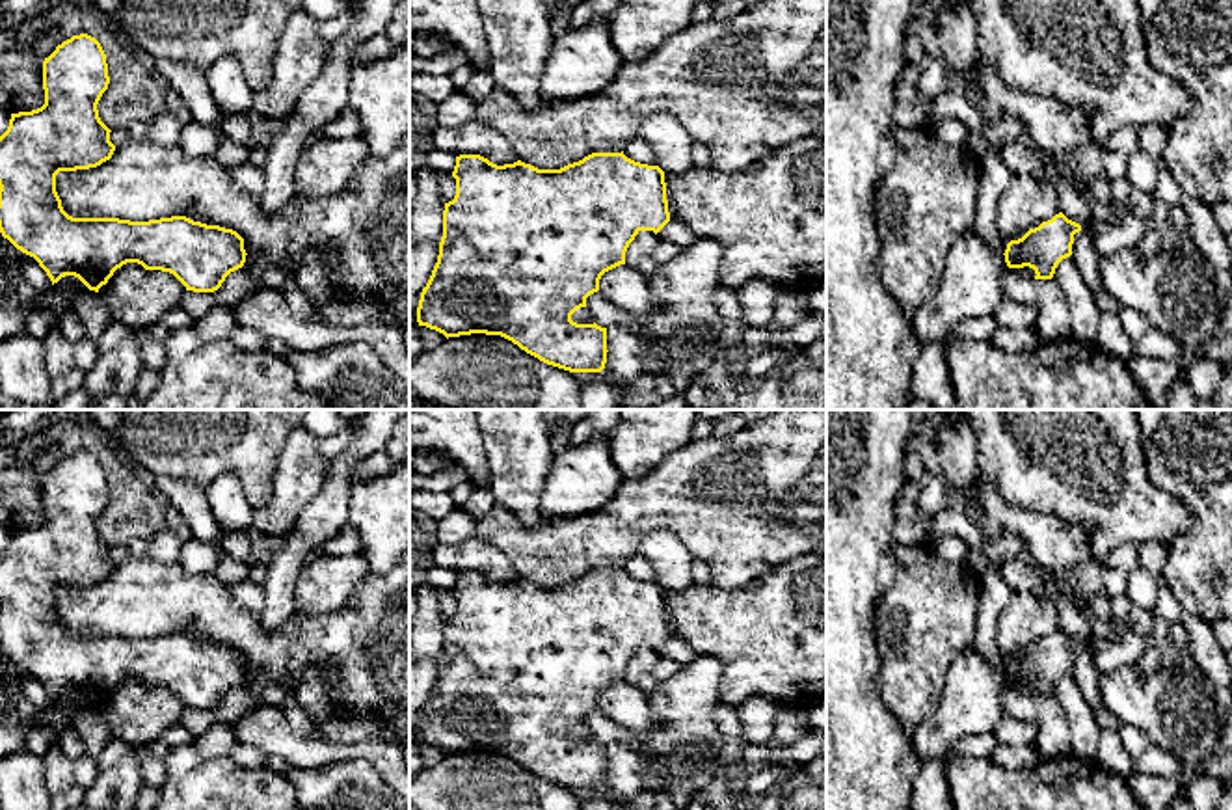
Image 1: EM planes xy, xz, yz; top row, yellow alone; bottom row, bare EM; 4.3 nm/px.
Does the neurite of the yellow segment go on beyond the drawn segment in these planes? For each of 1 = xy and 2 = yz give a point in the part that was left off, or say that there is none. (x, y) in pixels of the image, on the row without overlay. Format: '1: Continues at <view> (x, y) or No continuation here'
1: No continuation here
2: No continuation here

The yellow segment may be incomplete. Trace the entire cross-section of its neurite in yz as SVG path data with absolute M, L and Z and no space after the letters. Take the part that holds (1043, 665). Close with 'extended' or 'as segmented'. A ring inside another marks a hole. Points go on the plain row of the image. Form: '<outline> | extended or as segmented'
M1059 629L1022 655L1011 657L1003 670L1005 680L1009 685L1033 685L1035 696L1051 696L1057 682L1072 672L1074 652L1079 648L1079 641Z | as segmented

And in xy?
M73 452L43 479L45 521L32 529L11 531L0 553L0 650L17 667L33 674L52 702L65 693L78 695L99 709L117 685L138 680L145 687L173 691L186 708L214 709L225 695L246 680L244 655L220 642L207 642L186 633L149 639L119 635L73 635L56 609L60 588L97 585L110 577L115 562L100 538L97 521L108 506L108 480L100 460Z | as segmented

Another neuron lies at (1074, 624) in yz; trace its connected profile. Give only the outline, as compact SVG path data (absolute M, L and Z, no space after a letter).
M1053 596L1053 598L1042 598L1050 601L1061 618L1061 629L1081 642L1081 648L1074 652L1072 661L1072 676L1081 689L1083 698L1096 706L1100 704L1100 693L1098 693L1098 672L1092 661L1092 637L1089 620L1081 614L1081 611L1065 596Z

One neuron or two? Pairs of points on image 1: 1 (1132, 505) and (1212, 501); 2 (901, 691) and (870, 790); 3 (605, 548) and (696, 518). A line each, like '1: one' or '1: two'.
1: two
2: two
3: one

